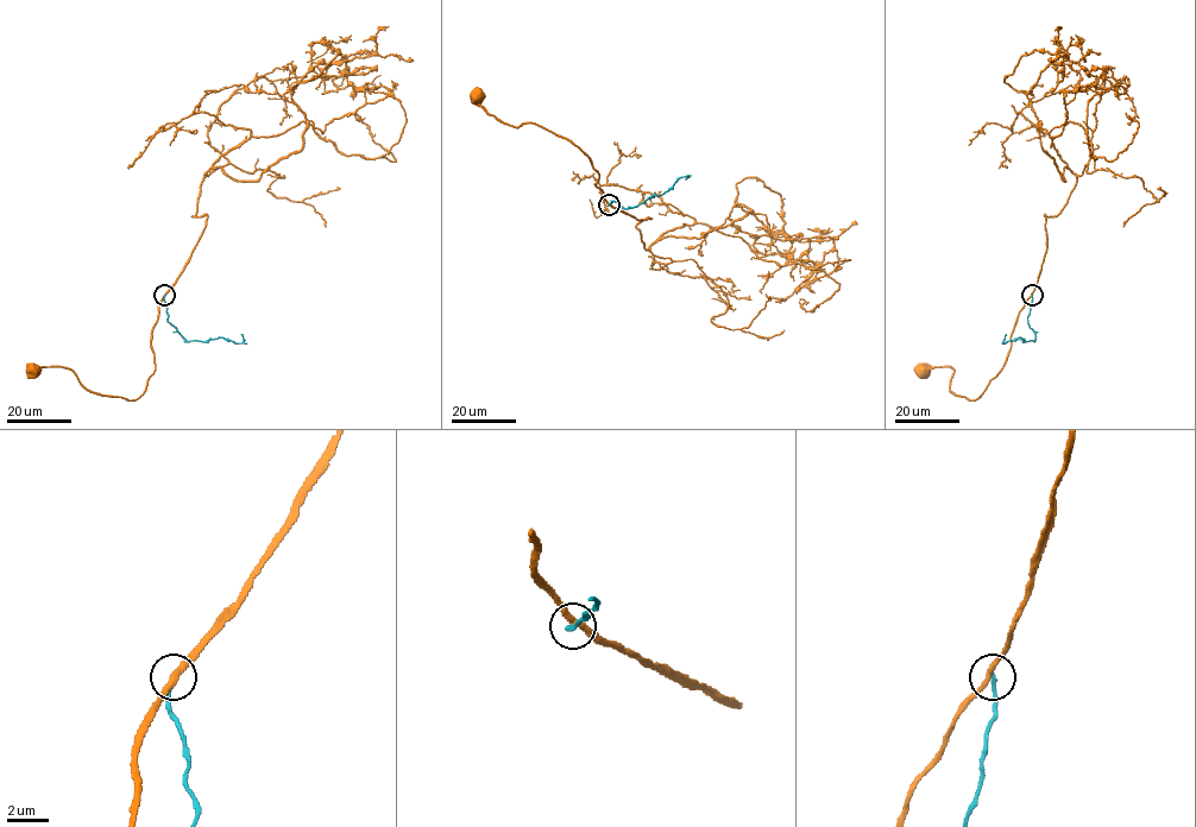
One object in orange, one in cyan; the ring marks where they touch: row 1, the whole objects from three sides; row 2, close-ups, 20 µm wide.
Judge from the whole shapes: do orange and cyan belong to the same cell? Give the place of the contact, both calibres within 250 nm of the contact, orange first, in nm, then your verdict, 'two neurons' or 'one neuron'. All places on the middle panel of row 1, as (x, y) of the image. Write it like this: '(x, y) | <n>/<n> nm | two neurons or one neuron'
(609, 204) | 280/200 nm | two neurons

